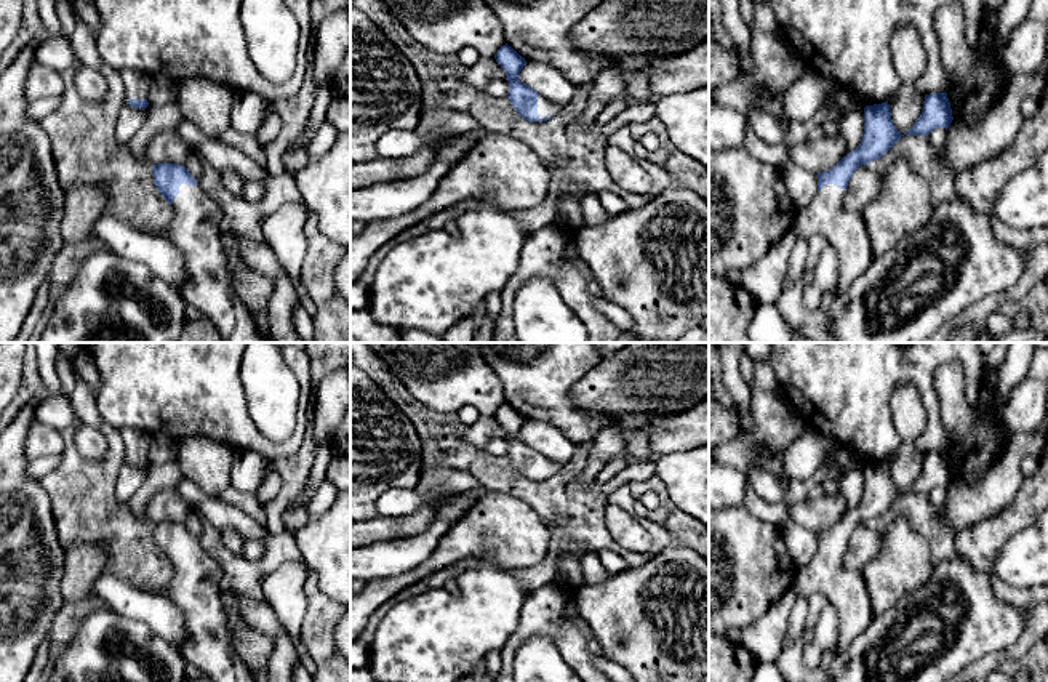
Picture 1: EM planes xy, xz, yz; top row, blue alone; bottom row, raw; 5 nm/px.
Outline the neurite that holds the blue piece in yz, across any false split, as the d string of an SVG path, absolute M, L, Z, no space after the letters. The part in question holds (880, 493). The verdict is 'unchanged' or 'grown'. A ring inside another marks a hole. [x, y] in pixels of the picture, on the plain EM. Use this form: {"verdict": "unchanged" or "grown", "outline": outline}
{"verdict": "grown", "outline": "M874 463L864 466L864 491L859 504L846 512L835 525L818 532L818 552L813 560L798 568L794 589L798 596L822 596L838 615L838 642L835 652L843 652L851 640L858 637L874 620L872 602L861 572L845 565L845 549L851 533L862 524L867 524L885 514L904 493L891 480L890 463Z"}

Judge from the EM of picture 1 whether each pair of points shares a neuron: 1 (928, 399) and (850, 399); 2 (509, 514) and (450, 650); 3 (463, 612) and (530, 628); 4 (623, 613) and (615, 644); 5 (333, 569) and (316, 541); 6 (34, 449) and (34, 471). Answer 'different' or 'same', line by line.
1: same
2: different
3: different
4: same
5: same
6: different

